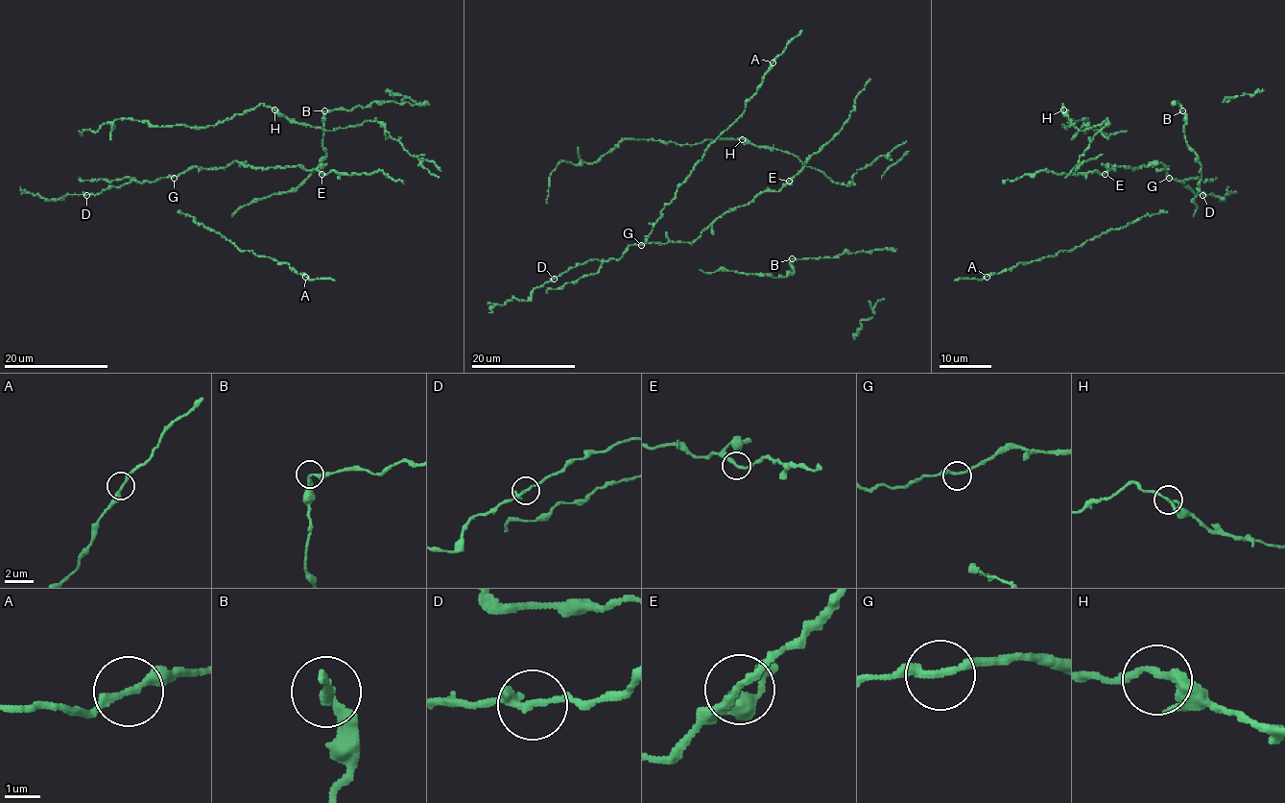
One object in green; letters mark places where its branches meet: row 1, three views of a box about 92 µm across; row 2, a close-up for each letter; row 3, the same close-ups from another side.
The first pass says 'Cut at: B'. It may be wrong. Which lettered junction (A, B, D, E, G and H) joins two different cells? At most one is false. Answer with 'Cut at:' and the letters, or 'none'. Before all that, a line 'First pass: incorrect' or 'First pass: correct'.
First pass: correct
Cut at: B

